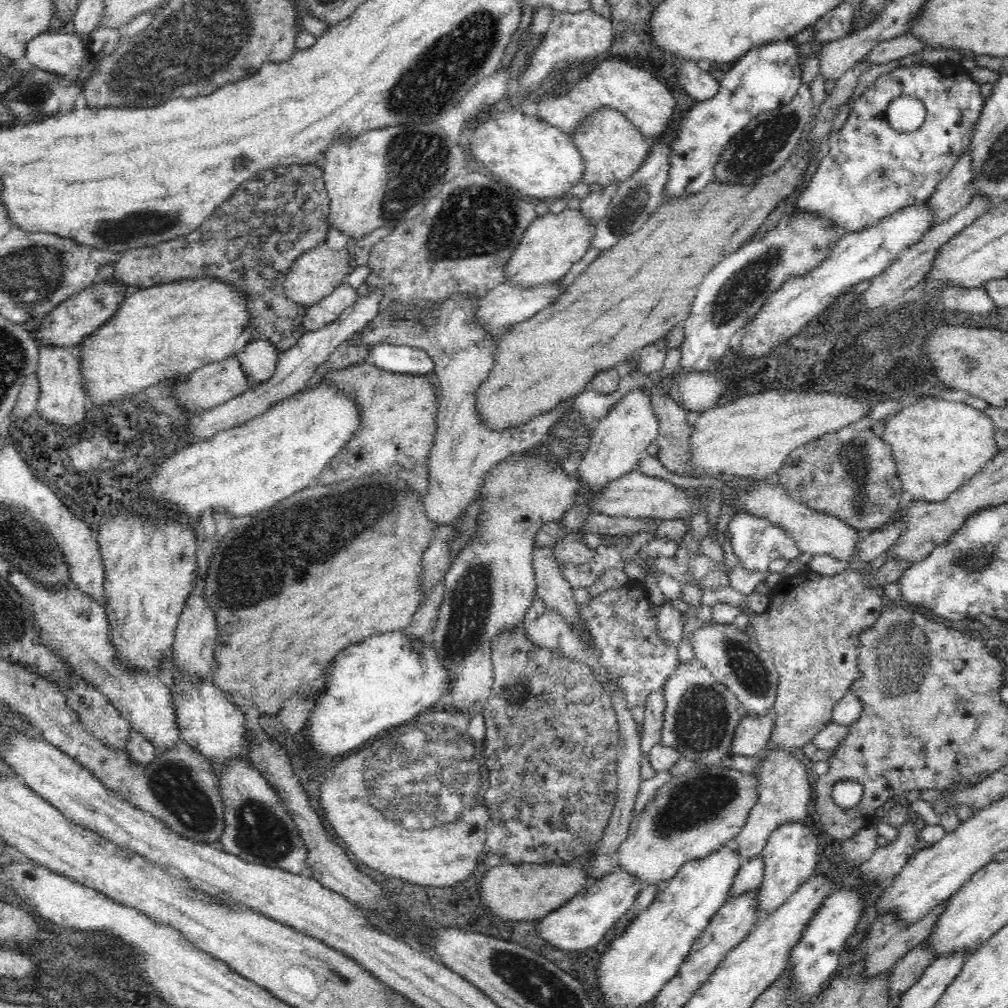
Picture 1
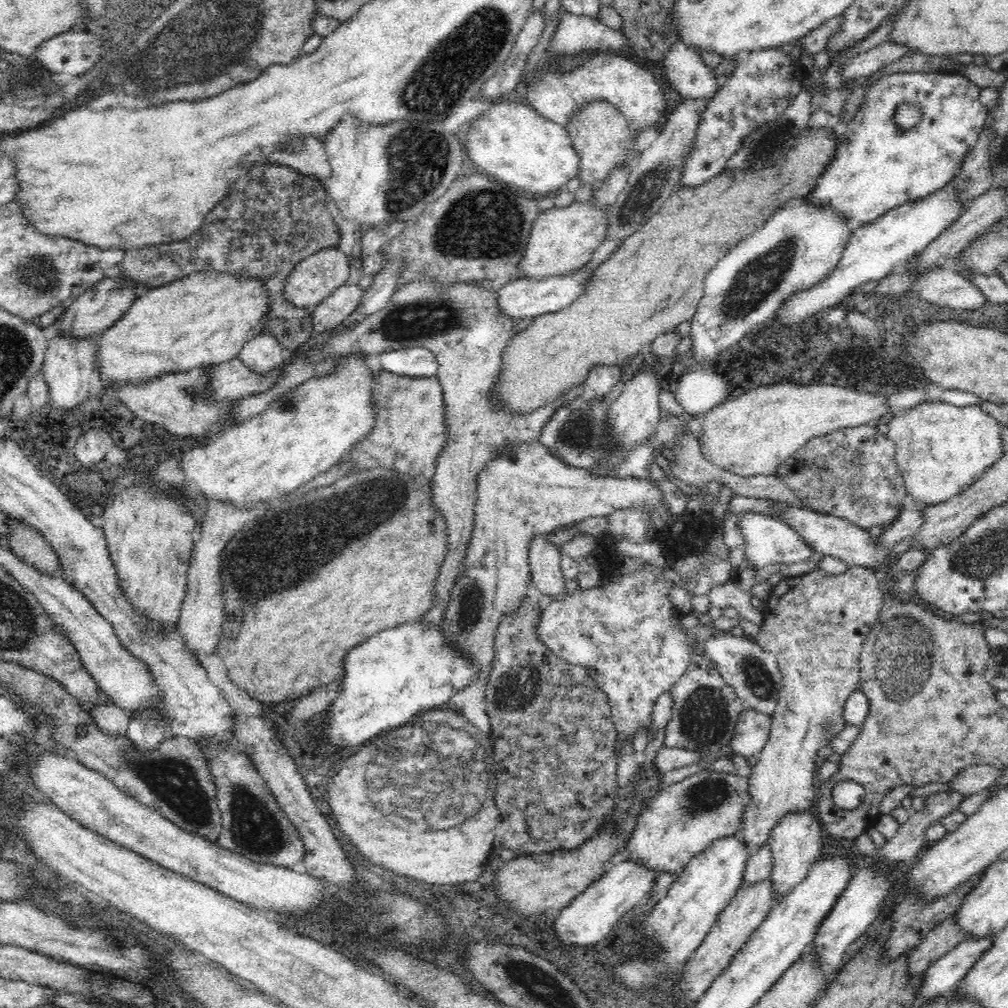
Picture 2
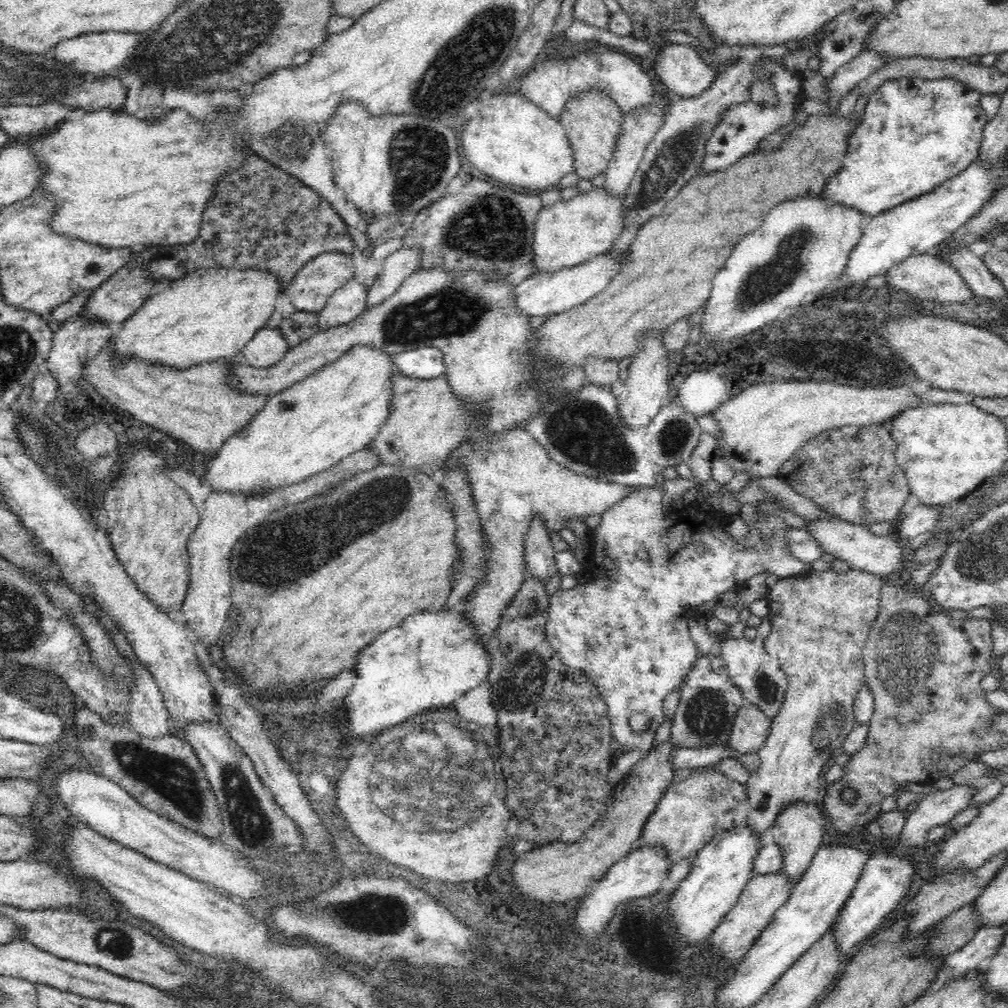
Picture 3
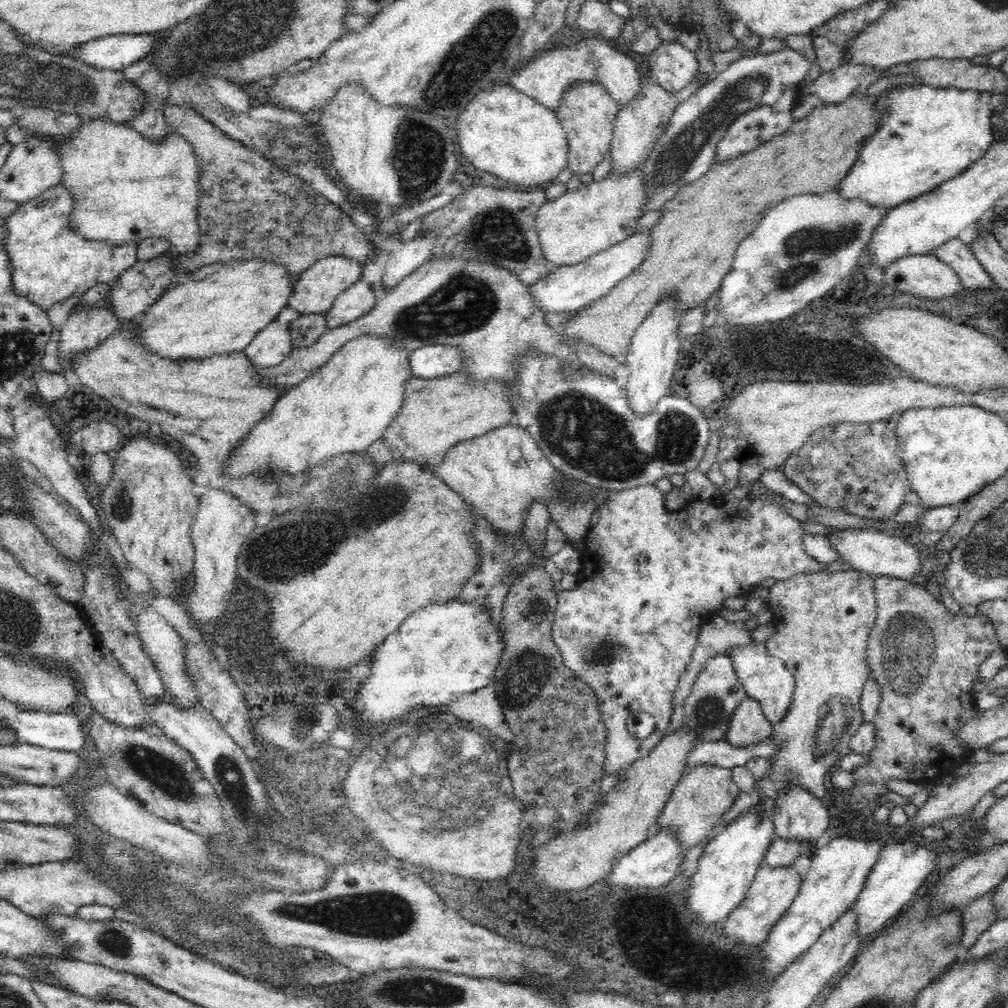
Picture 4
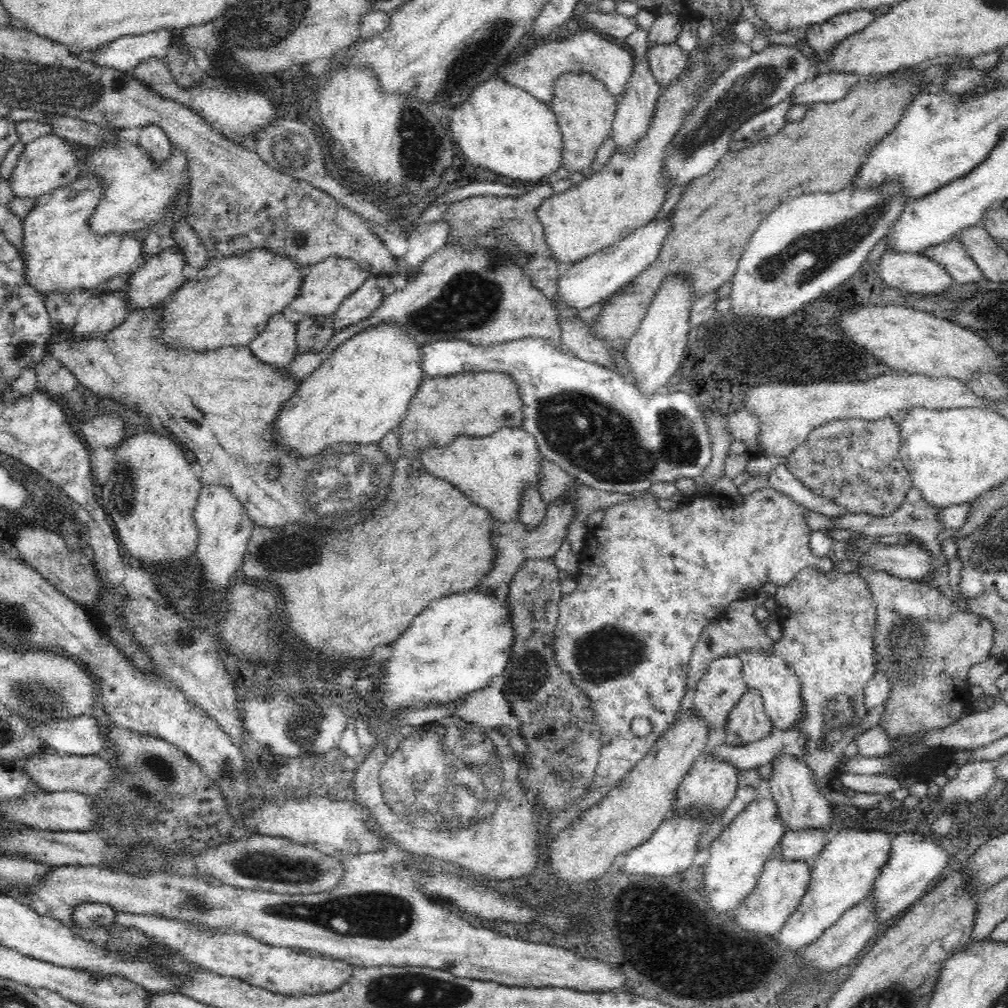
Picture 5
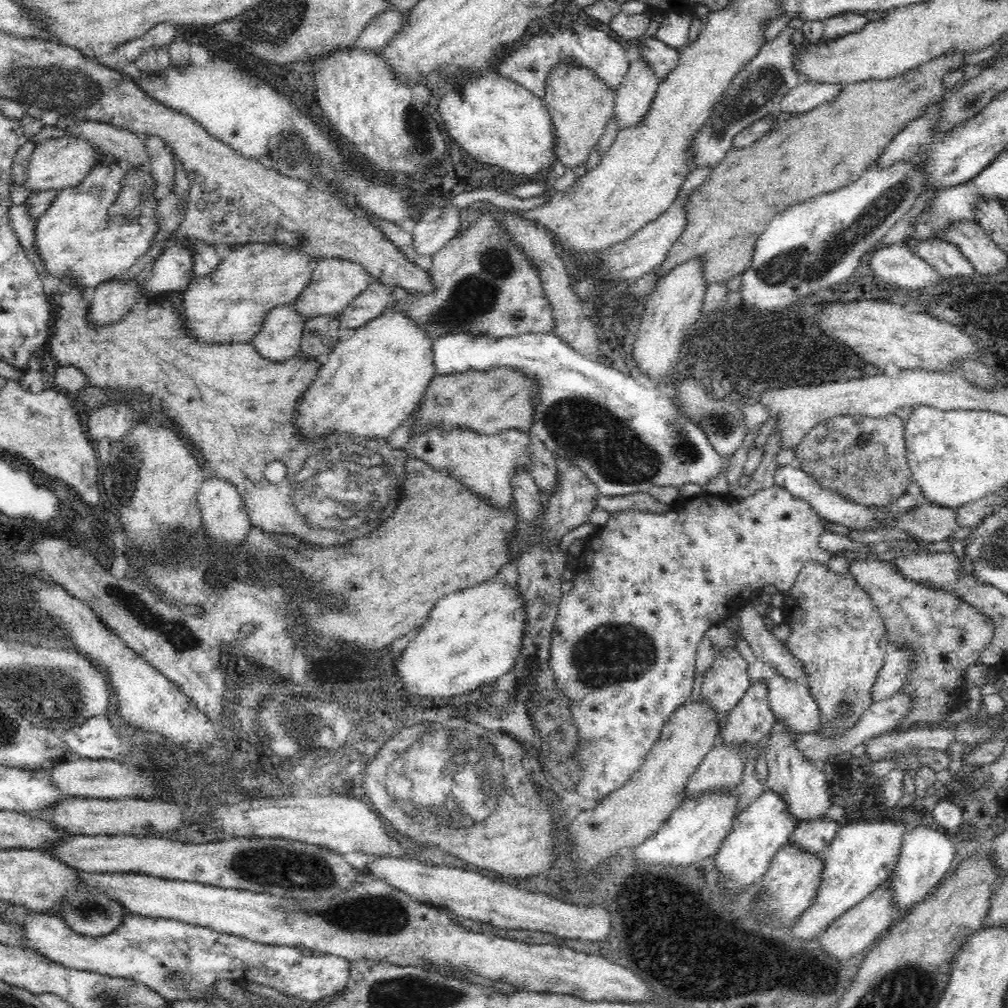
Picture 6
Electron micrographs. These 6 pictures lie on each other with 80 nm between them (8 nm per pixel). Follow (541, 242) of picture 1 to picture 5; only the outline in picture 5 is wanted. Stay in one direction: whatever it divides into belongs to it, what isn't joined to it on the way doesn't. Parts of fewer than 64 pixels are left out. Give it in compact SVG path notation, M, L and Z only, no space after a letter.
M721 28L715 31L713 38L714 44L710 48L710 56L705 58L702 53L694 50L692 53L692 66L688 68L688 74L683 76L677 83L672 83L670 86L664 87L662 92L662 98L658 102L658 110L655 112L652 126L649 126L648 132L641 138L641 141L636 147L633 155L624 155L622 153L615 152L611 157L610 162L604 167L602 172L594 174L588 180L584 180L578 186L570 187L563 193L552 195L544 201L540 208L537 210L540 223L543 224L542 230L544 231L544 237L546 237L546 243L548 243L548 249L552 253L552 259L560 262L578 262L599 250L609 247L611 244L618 242L622 238L630 236L636 229L646 226L652 218L656 216L656 212L660 210L660 206L664 204L664 198L666 198L666 185L665 177L662 175L662 164L664 164L664 150L666 146L672 140L672 136L682 128L682 122L684 122L684 116L688 114L688 111L694 109L699 102L698 97L703 92L702 89L698 89L700 86L700 80L706 78L708 65L714 65L720 76L723 70L724 64L728 64L728 58L734 56L734 59L750 58L754 52L751 50L748 44L740 42L736 39L734 34L730 35L732 44L727 44L725 40L721 40L720 35L716 35L716 32L720 33Z

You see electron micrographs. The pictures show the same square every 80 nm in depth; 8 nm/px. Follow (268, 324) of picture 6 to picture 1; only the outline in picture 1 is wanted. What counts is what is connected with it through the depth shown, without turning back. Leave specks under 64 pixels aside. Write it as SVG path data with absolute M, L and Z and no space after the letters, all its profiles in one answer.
M266 340L249 342L238 353L240 366L246 373L248 388L254 388L264 384L275 373L280 351Z

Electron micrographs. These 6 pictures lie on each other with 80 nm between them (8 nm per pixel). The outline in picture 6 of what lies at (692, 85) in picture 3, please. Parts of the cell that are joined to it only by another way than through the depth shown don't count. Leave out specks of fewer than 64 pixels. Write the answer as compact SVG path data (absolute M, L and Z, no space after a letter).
M654 37L648 38L639 52L661 81L670 76L680 62L681 53L678 49L668 47Z

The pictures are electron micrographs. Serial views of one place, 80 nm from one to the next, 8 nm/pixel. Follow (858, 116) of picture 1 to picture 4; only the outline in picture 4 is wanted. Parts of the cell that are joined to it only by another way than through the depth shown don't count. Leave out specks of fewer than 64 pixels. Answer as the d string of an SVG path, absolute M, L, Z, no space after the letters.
M920 82L887 88L876 97L874 103L874 111L880 113L880 118L876 120L878 130L860 140L858 158L835 190L850 201L866 201L874 208L886 210L932 192L943 182L962 174L976 159L988 152L992 142L990 112L996 110L1000 113L1006 100L1006 93L991 94Z

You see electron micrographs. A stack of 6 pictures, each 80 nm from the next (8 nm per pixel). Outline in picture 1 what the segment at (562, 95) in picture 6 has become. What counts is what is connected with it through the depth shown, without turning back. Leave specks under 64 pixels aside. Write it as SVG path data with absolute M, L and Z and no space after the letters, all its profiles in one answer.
M612 108L588 115L572 137L586 167L582 181L588 185L597 184L602 187L619 185L632 178L646 162L653 146L646 142L646 136L624 114Z

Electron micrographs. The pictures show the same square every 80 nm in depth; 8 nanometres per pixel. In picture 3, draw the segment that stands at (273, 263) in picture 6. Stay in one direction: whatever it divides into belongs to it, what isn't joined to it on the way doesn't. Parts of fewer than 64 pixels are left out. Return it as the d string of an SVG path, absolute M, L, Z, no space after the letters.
M258 269L193 270L162 292L148 296L131 318L120 323L120 329L108 340L107 354L118 369L132 357L142 359L146 365L180 370L216 359L230 361L264 326L284 289L274 275Z

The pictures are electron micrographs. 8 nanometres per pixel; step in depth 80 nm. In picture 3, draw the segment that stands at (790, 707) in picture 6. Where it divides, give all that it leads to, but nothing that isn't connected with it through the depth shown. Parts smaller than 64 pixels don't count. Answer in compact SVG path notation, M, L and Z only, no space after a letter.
M745 637L739 639L726 638L713 648L721 660L724 660L728 677L742 693L746 705L754 705L763 710L770 718L774 718L784 702L784 692L788 688L786 673L780 669L780 662L774 655L768 653L762 642L762 638L754 637L747 640Z

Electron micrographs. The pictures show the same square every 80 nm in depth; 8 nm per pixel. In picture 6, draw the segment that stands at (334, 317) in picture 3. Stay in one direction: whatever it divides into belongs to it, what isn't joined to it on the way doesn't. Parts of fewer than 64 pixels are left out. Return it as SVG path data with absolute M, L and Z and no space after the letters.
M372 277L366 290L360 292L344 311L336 316L340 327L357 329L364 326L384 313L391 300L391 289Z

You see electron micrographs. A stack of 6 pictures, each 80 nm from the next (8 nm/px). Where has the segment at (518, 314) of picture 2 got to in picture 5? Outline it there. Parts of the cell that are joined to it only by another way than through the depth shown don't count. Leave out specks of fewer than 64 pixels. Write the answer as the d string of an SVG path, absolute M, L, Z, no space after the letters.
M666 217L660 221L650 221L646 226L636 229L630 236L573 263L564 274L558 276L556 298L548 297L548 301L556 308L584 310L610 297L656 260L660 246L668 234L668 226L670 223Z

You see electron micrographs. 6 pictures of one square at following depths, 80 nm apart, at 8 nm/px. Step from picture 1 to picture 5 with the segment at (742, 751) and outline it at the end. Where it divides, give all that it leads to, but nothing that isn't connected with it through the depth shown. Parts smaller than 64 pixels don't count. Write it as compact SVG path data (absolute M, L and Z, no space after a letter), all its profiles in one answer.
M750 689L733 708L725 726L725 743L747 745L766 738L774 729L770 717L764 711L762 695Z

